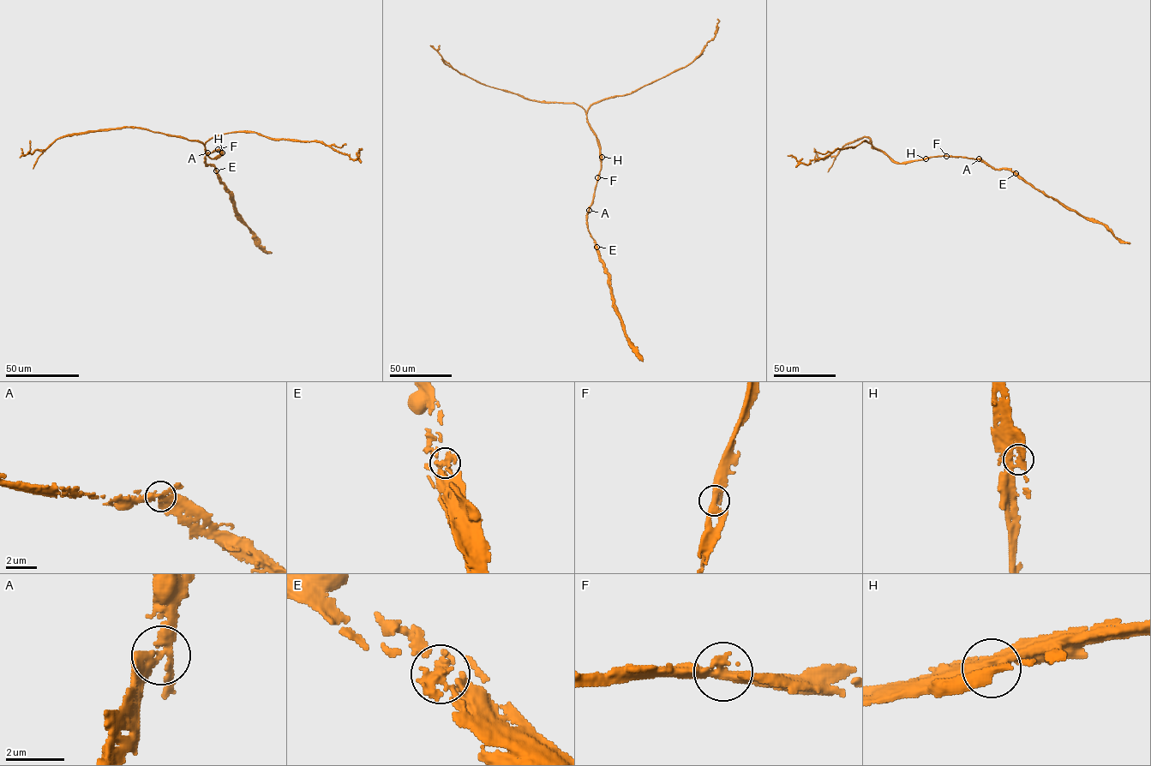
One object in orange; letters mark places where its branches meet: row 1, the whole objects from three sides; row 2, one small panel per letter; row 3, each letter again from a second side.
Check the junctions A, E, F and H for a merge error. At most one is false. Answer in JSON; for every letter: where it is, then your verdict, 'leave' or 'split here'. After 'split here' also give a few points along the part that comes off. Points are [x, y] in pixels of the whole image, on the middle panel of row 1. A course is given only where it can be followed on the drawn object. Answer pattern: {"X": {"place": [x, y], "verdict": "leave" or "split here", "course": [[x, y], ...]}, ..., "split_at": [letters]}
{"A": {"place": [589, 210], "verdict": "leave"}, "E": {"place": [596, 247], "verdict": "leave"}, "F": {"place": [597, 177], "verdict": "leave"}, "H": {"place": [602, 157], "verdict": "leave"}, "split_at": []}

